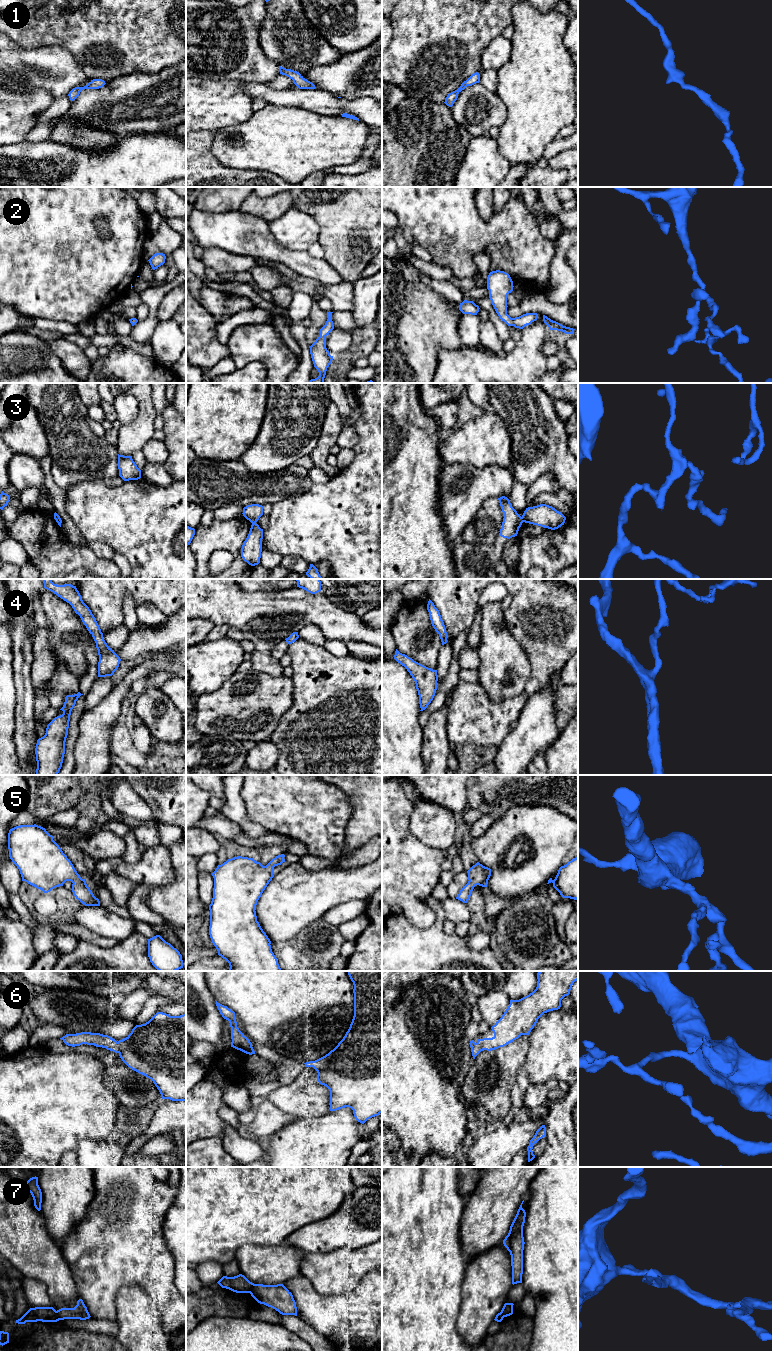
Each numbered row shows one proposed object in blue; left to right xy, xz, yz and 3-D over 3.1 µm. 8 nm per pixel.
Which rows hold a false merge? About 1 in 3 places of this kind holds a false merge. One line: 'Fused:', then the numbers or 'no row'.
Fused: 3, 7

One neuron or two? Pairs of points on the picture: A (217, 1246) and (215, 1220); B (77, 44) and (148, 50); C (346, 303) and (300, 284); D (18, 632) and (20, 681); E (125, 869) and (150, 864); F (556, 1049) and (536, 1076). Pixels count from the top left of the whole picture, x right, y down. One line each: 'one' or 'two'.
A: one
B: one
C: one
D: one
E: one
F: one

